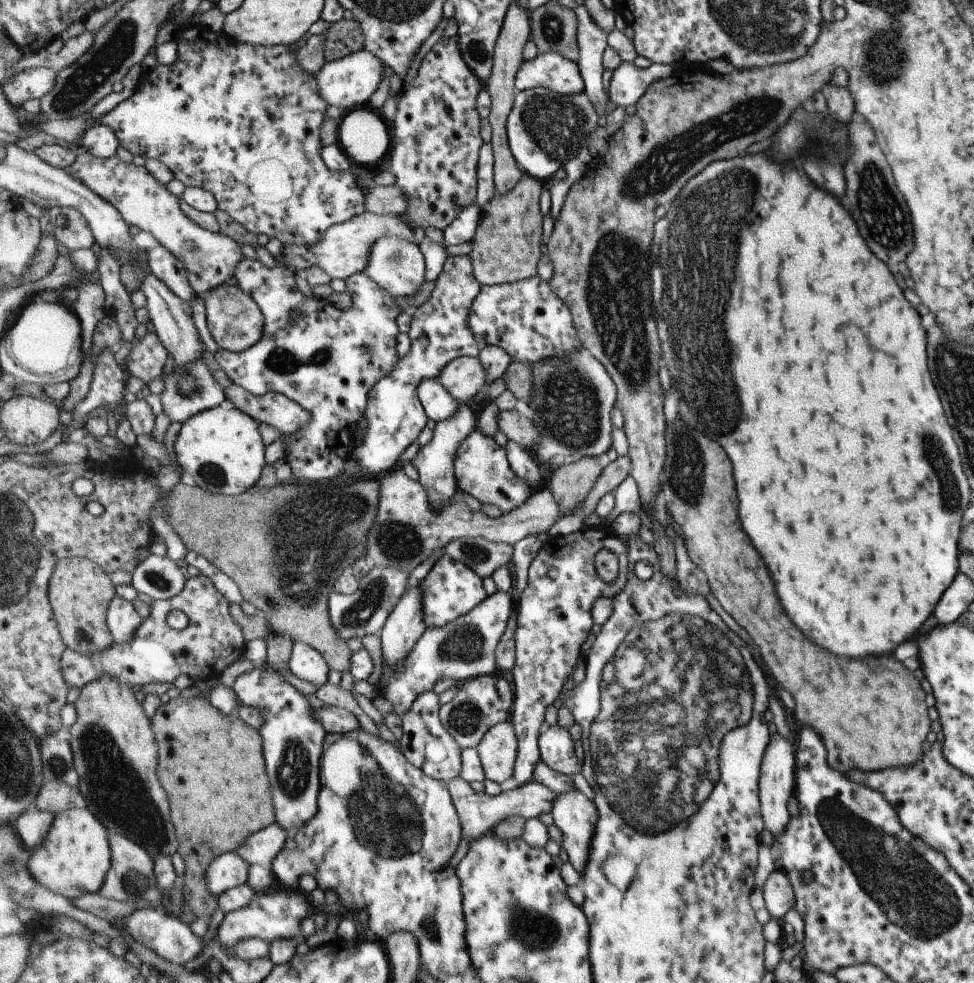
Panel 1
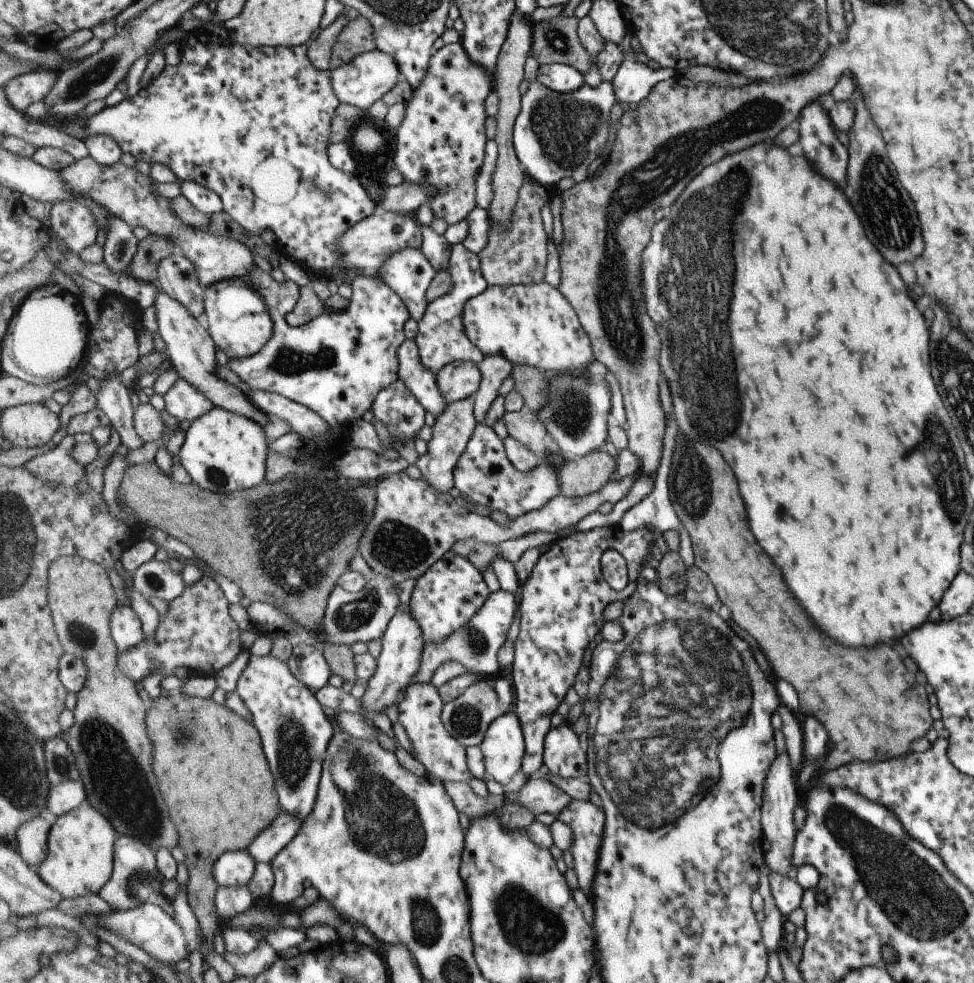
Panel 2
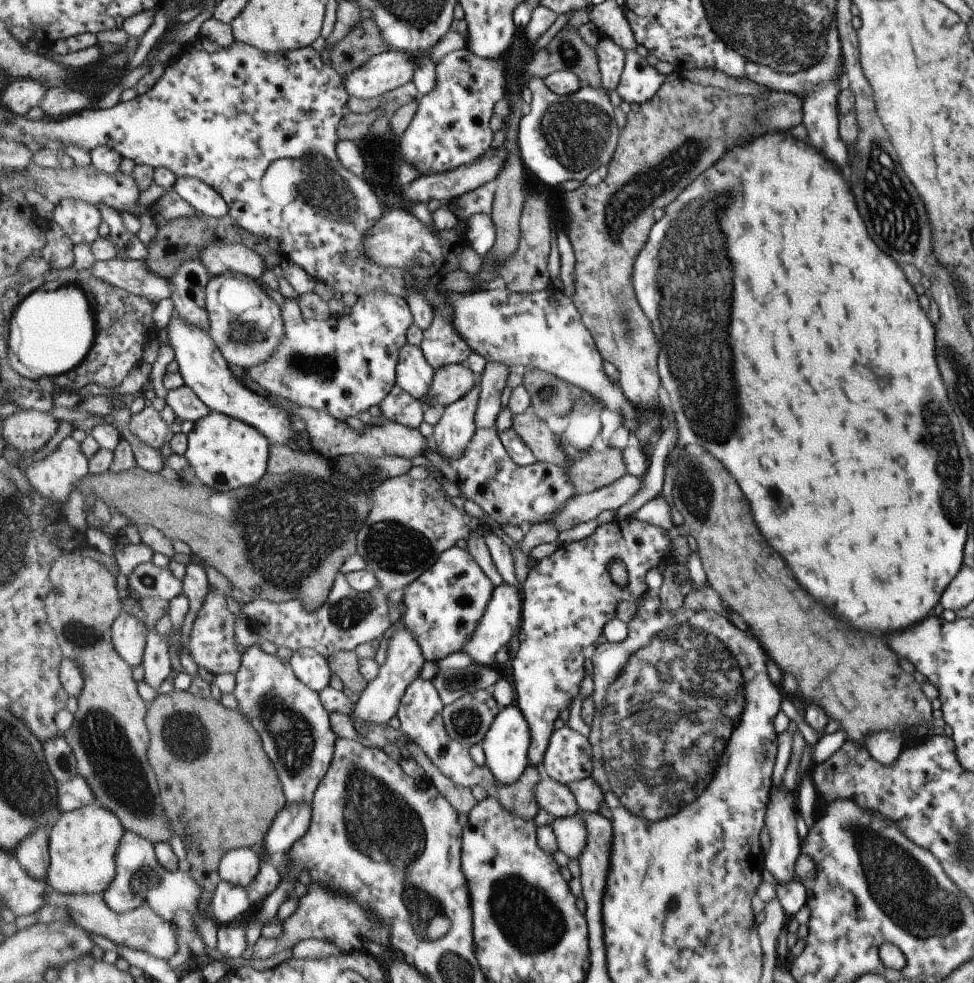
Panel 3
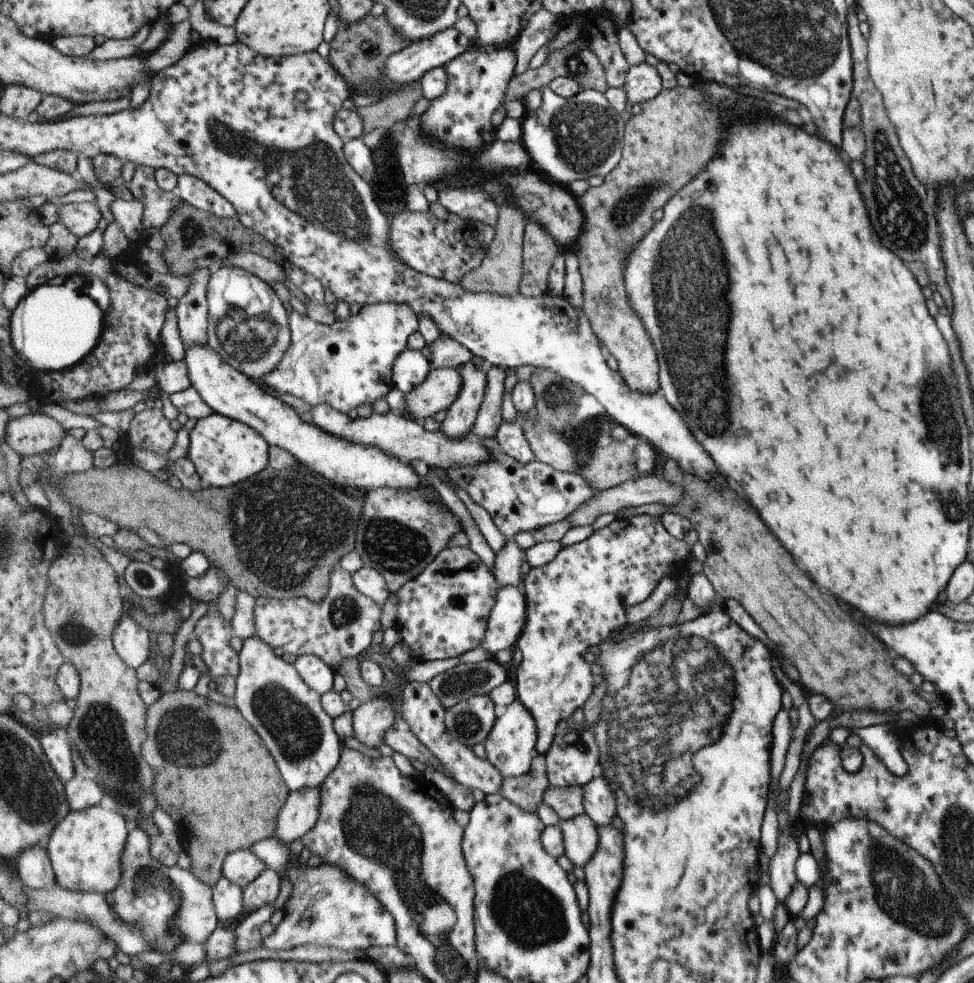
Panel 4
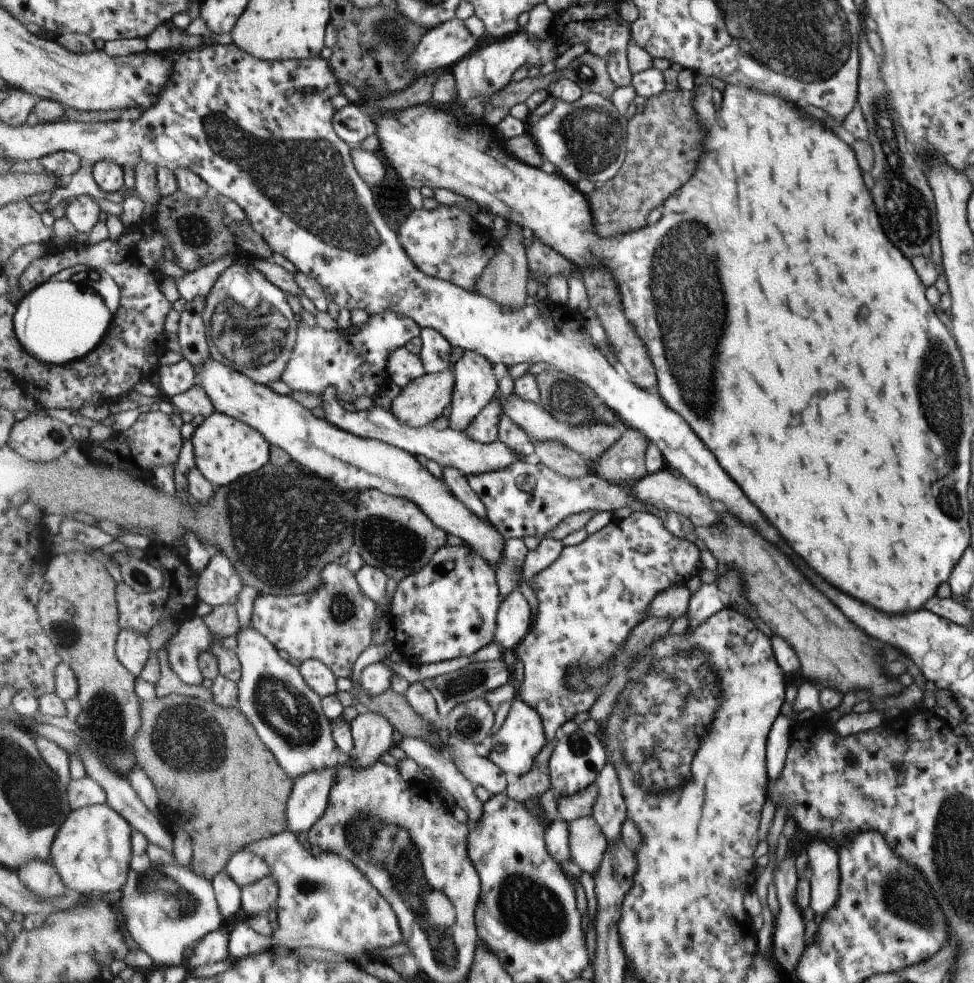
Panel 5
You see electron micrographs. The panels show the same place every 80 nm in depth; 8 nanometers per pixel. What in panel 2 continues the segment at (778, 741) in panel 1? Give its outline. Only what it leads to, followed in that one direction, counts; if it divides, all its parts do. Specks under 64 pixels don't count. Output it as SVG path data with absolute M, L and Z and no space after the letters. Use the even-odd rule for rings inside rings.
M782 753L776 756L770 768L769 775L766 776L765 786L762 788L763 804L761 822L767 842L769 842L766 865L771 871L780 875L792 875L790 863L794 845L794 834L796 833L793 825L793 810L800 804L796 775L797 773L790 769L788 756Z

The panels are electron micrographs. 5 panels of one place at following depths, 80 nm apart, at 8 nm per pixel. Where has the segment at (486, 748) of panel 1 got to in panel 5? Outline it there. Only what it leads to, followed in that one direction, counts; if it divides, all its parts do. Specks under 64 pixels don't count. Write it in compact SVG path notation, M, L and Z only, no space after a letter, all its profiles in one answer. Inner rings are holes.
M521 698L515 700L503 724L494 735L488 737L487 743L490 746L487 755L489 760L496 762L505 772L512 772L519 777L527 774L534 767L539 753L549 743L542 714Z

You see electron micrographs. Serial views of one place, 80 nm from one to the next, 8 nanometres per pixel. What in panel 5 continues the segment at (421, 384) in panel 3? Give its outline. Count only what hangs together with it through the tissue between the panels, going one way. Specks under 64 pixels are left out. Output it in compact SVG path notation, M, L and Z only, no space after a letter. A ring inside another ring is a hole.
M405 347L395 349L390 354L387 370L391 373L392 380L401 388L427 373L420 355L409 352Z

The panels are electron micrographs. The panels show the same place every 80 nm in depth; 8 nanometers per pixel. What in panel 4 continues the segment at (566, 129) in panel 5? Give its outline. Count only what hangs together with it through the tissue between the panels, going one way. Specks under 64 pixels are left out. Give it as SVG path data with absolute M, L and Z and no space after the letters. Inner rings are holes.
M550 86L539 91L542 96L541 105L524 118L522 136L519 137L531 155L532 170L566 188L575 180L587 181L593 176L605 178L613 172L623 158L627 122L621 118L620 112L616 112L609 104L607 96L599 89L582 89L577 96L570 99L559 96Z

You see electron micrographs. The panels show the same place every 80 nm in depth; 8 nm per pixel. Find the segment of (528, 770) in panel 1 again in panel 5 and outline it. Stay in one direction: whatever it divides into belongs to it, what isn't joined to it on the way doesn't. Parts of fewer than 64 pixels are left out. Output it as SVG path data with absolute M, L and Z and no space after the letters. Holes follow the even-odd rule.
M633 511L627 518L615 518L604 529L587 536L582 543L566 546L557 562L531 580L529 587L535 591L539 608L535 624L515 648L516 655L524 664L519 698L542 714L548 742L565 722L593 708L611 680L611 658L623 650L633 628L650 617L654 600L671 587L686 586L687 581L703 572L701 552L693 542L669 532L662 516Z

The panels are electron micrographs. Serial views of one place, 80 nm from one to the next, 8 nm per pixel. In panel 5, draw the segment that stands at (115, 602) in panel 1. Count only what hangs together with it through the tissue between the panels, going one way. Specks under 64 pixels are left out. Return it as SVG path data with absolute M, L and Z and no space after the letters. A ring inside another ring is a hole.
M122 629L118 636L117 653L119 660L137 678L151 658L151 644L145 635Z

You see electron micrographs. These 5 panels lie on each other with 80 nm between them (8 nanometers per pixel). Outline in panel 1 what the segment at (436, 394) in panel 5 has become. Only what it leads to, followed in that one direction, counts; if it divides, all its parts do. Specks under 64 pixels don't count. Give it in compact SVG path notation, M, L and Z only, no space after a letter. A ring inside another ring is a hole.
M461 357L452 360L437 379L457 402L465 403L487 386L486 376L480 359Z

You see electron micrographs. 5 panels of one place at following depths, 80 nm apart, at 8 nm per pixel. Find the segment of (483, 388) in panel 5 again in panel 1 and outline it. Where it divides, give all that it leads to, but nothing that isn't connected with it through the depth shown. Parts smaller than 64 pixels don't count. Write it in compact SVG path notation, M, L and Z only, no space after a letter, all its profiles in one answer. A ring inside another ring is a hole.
M461 403L457 412L448 419L439 421L434 427L433 438L419 448L415 458L410 461L419 472L419 480L427 489L428 495L435 508L443 506L445 502L451 501L453 494L457 492L457 478L455 478L455 459L458 456L459 447L467 440L467 437L476 429L478 419L471 406Z

